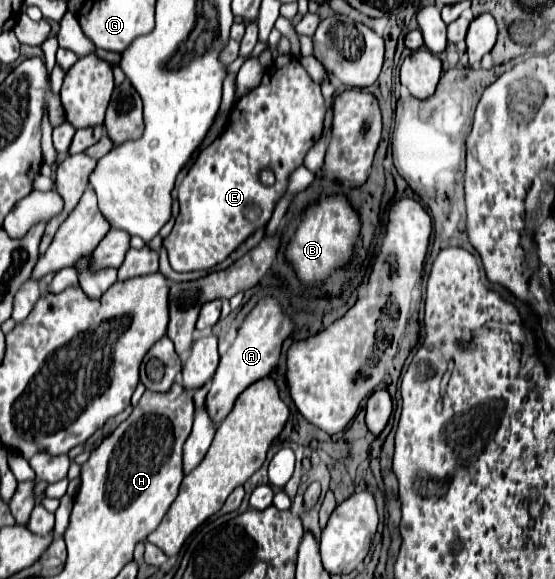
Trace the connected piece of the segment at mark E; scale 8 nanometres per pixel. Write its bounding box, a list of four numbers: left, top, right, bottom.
[163,54,325,272]

